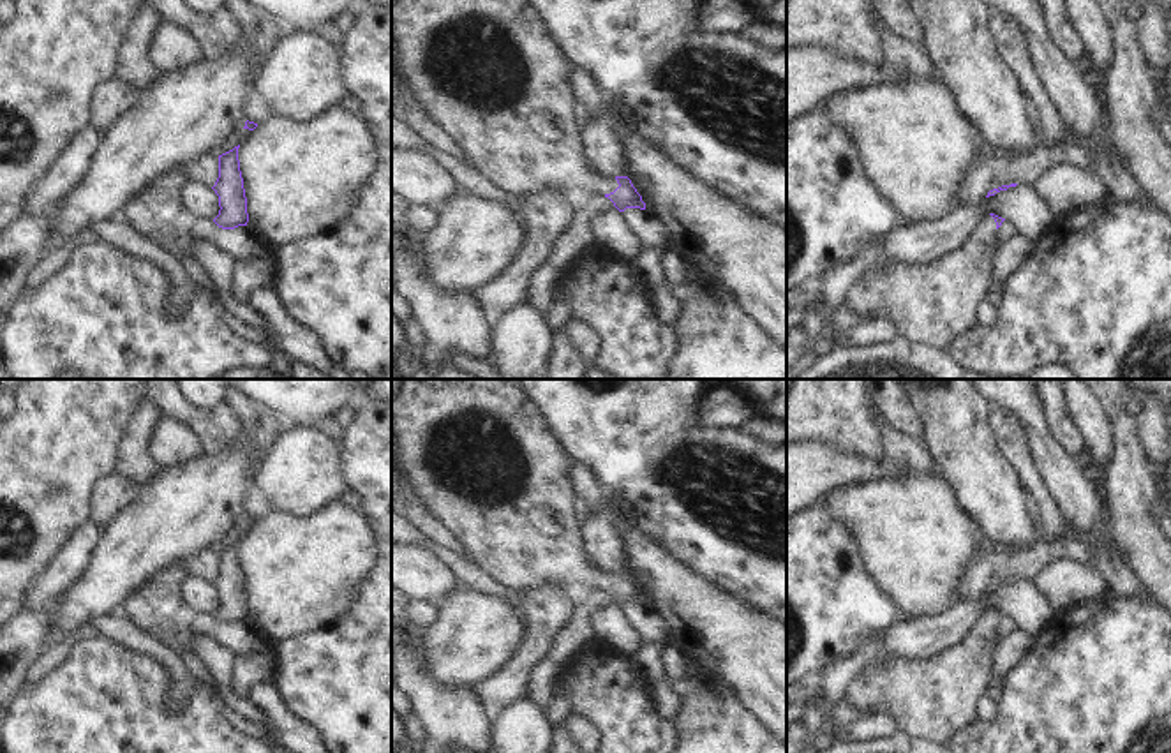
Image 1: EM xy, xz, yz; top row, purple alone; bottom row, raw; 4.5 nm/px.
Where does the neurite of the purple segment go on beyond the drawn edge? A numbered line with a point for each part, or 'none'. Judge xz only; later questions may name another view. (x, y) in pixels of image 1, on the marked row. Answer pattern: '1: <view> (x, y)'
1: xz (489, 73)

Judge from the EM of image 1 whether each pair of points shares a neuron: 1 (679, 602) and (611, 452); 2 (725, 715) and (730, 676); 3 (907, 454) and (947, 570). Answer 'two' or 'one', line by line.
1: two
2: two
3: two

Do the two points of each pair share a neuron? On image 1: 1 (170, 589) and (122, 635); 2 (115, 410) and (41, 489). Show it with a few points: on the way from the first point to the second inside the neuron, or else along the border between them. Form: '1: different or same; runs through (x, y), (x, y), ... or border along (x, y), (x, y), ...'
1: different; border along (124, 612), (138, 626), (170, 646)
2: same; runs through (96, 429), (55, 469)

